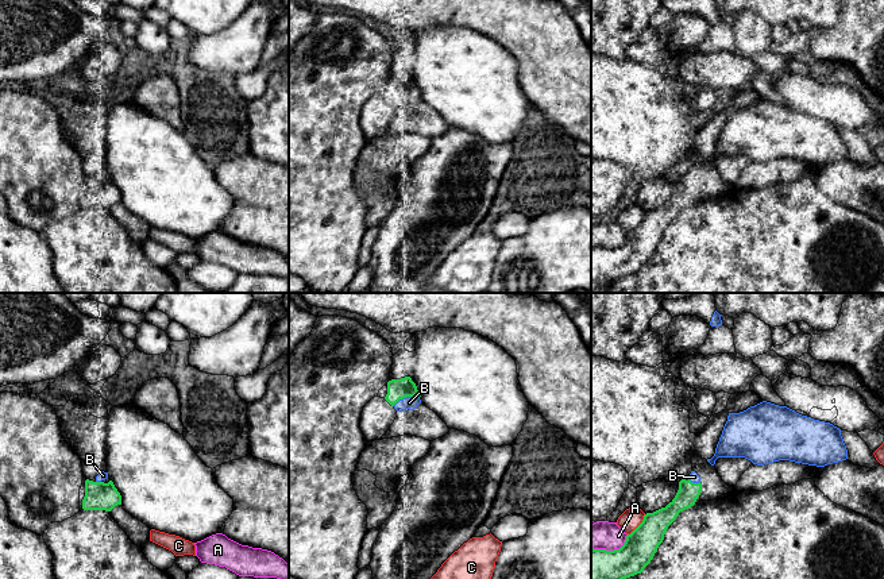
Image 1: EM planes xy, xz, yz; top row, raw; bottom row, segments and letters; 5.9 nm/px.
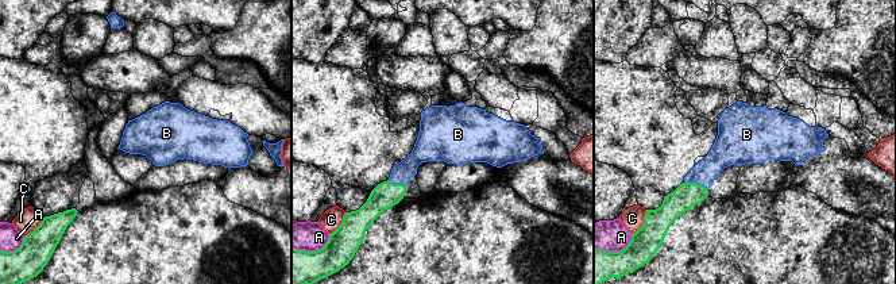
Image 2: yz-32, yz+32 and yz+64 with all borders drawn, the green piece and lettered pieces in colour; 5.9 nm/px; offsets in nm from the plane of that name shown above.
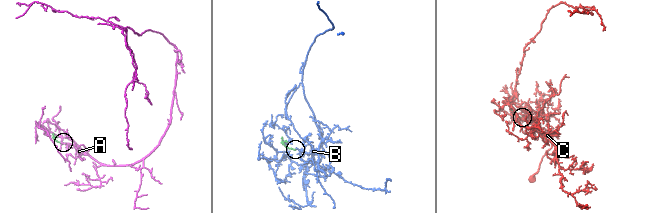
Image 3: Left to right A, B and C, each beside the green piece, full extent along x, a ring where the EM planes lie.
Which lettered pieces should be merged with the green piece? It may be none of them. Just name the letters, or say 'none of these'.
B

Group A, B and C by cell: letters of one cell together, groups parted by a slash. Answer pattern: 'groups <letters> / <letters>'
groups A / B / C

